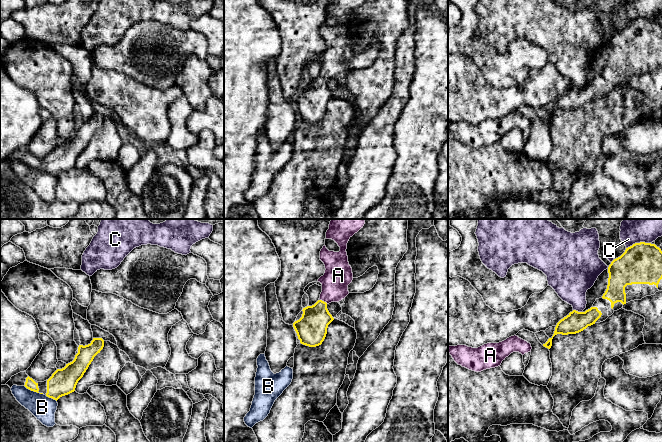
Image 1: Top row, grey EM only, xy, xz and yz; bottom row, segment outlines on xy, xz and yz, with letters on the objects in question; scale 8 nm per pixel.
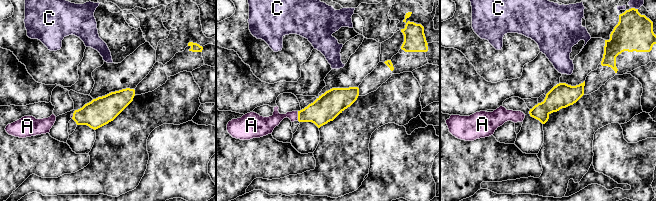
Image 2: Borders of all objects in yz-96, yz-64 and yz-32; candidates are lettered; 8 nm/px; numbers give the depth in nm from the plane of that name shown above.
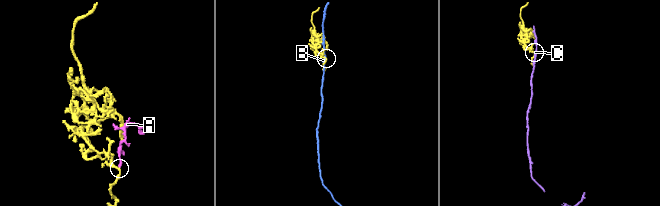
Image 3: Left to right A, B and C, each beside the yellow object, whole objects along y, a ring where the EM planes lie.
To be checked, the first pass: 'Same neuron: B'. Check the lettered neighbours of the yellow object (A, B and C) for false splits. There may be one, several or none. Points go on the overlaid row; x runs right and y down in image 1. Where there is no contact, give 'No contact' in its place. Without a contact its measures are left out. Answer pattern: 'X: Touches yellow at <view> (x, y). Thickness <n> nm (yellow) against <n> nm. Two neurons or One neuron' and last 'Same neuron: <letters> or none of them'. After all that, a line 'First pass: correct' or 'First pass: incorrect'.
A: Touches yellow at xz (323, 301). Thickness 240 nm (yellow) against 220 nm. One neuron
B: Touches yellow at xy (33, 390). Thickness 90 nm (yellow) against 190 nm. Two neurons
C: Touches yellow at yz (638, 243). Thickness 320 nm (yellow) against 300 nm. Two neurons
Same neuron: A
First pass: incorrect

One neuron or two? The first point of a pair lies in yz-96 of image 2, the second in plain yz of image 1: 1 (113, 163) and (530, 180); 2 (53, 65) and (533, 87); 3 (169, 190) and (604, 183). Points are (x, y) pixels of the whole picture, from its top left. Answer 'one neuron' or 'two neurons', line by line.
1: two neurons
2: two neurons
3: two neurons

